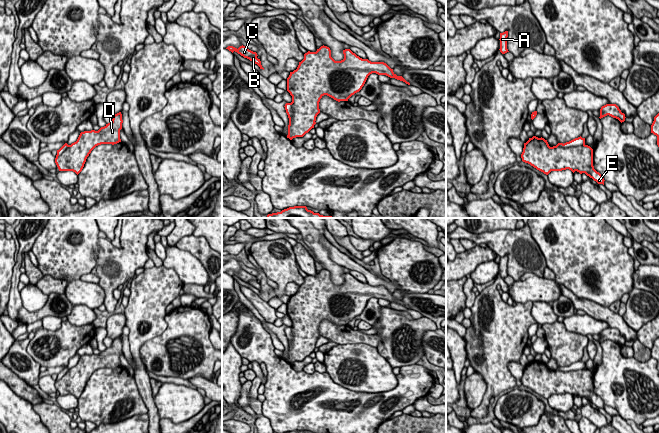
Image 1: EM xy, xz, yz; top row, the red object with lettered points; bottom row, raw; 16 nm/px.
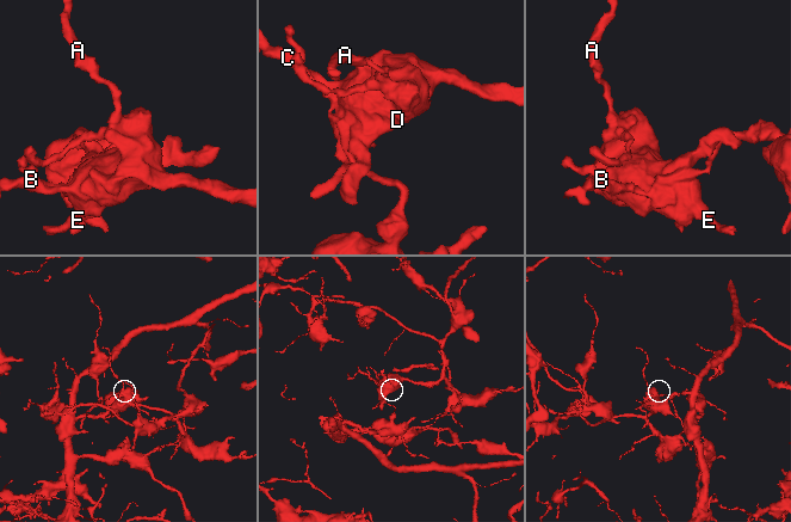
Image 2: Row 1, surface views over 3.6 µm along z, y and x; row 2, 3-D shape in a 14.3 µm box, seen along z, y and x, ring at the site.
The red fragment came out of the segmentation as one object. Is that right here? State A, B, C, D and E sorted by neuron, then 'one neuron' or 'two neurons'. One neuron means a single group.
A C D E / B | two neurons

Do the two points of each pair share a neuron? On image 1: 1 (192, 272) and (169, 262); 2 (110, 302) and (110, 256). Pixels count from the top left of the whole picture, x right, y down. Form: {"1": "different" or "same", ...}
{"1": "same", "2": "same"}

